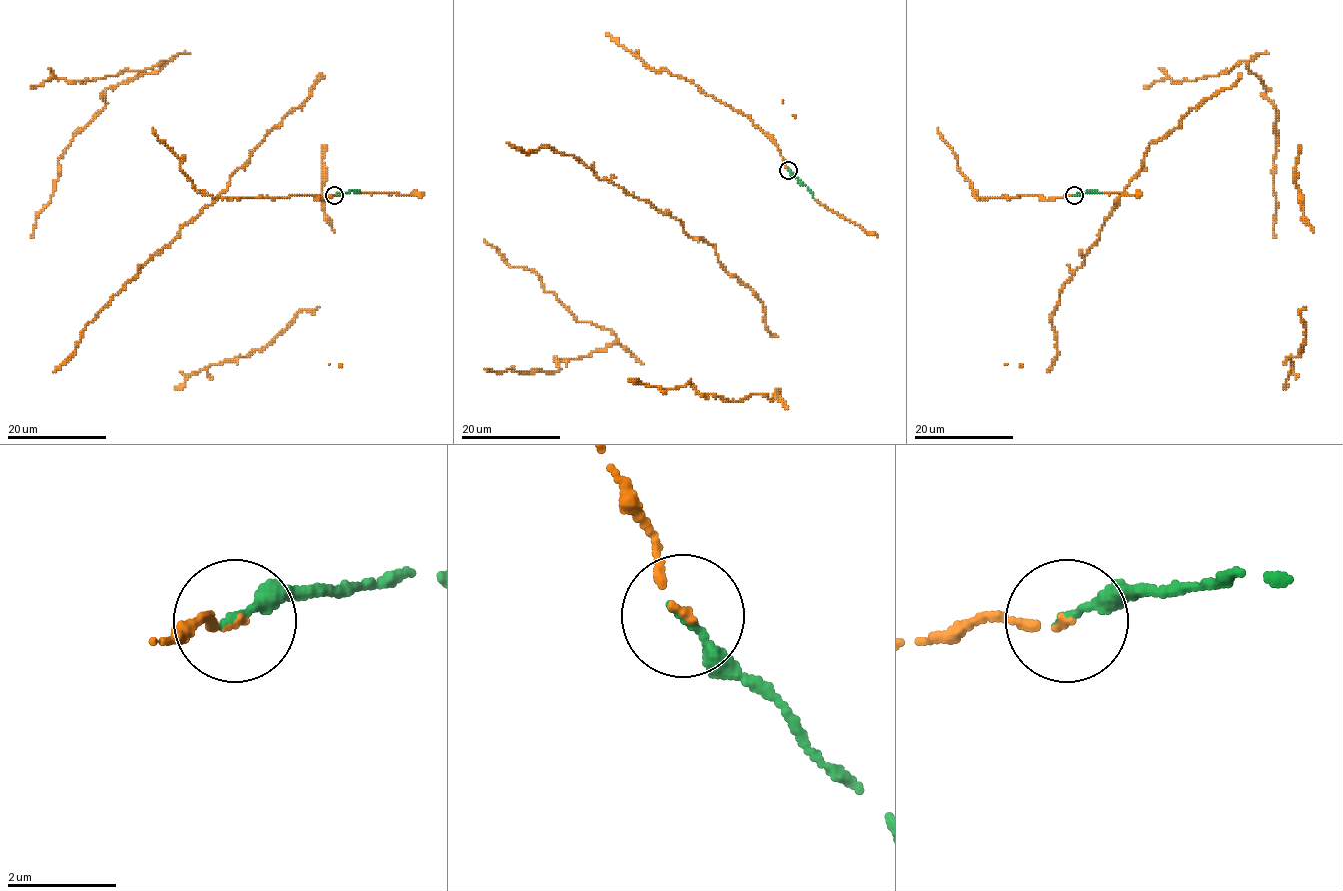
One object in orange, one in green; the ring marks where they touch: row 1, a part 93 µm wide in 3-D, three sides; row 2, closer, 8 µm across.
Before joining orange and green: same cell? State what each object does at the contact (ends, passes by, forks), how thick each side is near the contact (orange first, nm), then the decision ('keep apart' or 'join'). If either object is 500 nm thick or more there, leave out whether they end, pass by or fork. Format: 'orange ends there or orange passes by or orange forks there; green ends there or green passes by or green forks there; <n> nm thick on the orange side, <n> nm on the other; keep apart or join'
orange ends there; green ends there; 120 nm thick on the orange side, 180 nm on the other; join

